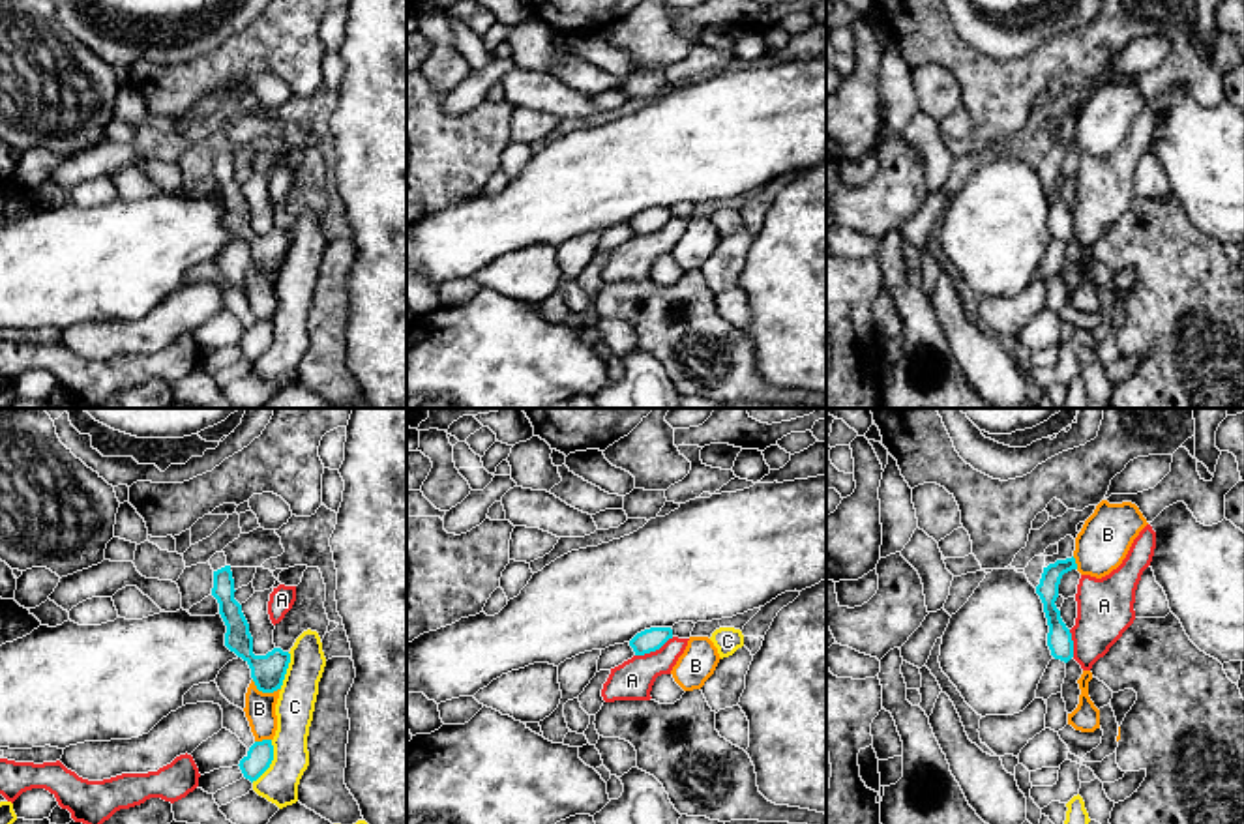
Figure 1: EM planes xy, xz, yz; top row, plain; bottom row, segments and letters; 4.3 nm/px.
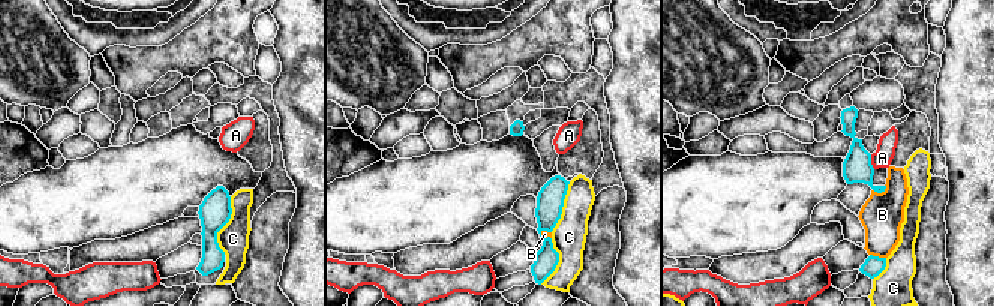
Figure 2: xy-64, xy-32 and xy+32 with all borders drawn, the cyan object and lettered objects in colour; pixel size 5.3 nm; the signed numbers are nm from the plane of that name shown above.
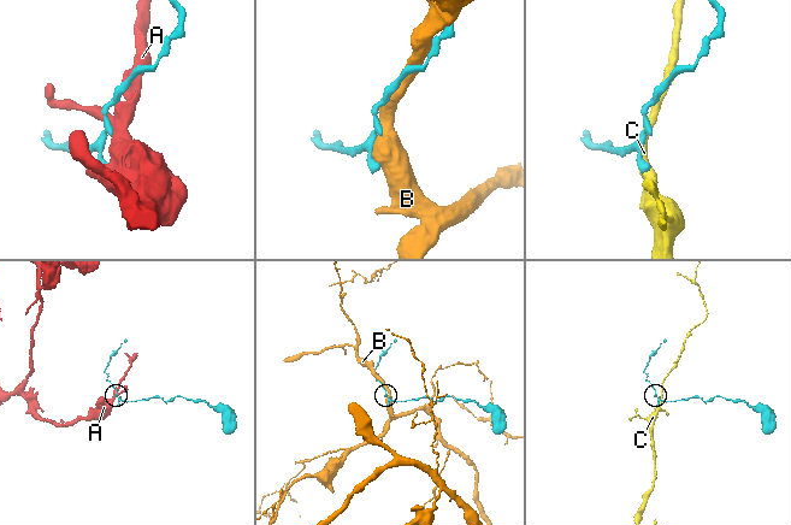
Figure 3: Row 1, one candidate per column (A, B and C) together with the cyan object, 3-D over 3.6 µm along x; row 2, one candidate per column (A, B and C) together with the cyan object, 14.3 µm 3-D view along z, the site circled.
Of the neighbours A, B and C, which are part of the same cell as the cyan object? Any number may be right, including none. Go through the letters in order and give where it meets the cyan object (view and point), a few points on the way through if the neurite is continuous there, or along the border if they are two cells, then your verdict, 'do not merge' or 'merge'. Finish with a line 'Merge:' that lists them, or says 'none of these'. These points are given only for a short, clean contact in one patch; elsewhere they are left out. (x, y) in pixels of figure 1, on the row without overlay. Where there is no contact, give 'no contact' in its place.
A: meets cyan in xz at (654, 231); do not merge
B: meets cyan in xy at (265, 272); do not merge
C: meets cyan in xy at (270, 343); do not merge
Merge: none of these

